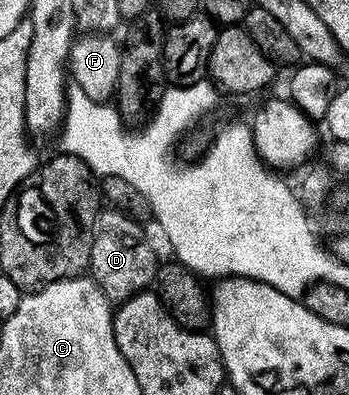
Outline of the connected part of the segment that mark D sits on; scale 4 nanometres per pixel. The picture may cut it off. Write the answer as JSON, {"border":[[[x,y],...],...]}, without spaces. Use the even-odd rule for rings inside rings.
{"border":[[[99,210],[92,233],[92,257],[89,278],[99,287],[111,304],[123,303],[155,282],[159,260],[154,260],[154,247],[146,240],[142,227],[122,211]]]}

